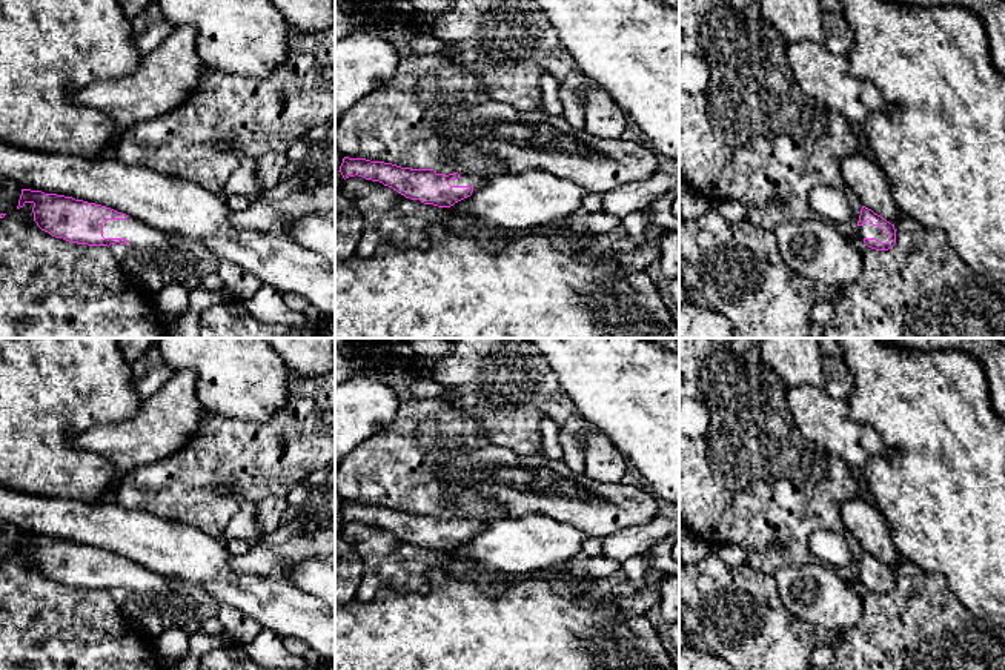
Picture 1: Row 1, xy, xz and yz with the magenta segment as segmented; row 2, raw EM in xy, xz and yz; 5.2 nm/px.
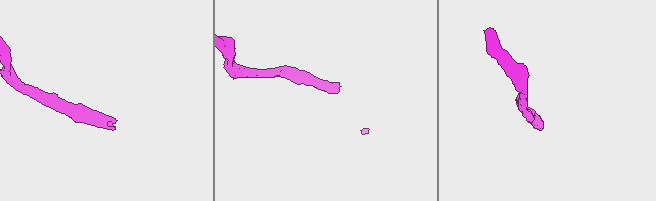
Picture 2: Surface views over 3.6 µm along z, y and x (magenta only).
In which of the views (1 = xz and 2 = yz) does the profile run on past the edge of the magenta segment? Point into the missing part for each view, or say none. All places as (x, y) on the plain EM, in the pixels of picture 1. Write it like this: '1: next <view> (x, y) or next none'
1: next xz (475, 524)
2: next yz (867, 575)

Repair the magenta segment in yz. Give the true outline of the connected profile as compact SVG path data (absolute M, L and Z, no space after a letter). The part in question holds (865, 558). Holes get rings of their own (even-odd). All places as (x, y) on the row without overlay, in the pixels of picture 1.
M865 550L861 553L857 579L868 592L876 595L888 595L896 589L894 569Z

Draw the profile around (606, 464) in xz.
M595 424L587 426L582 433L585 470L584 473L604 486L622 483L632 467L625 455L615 449L610 439Z

